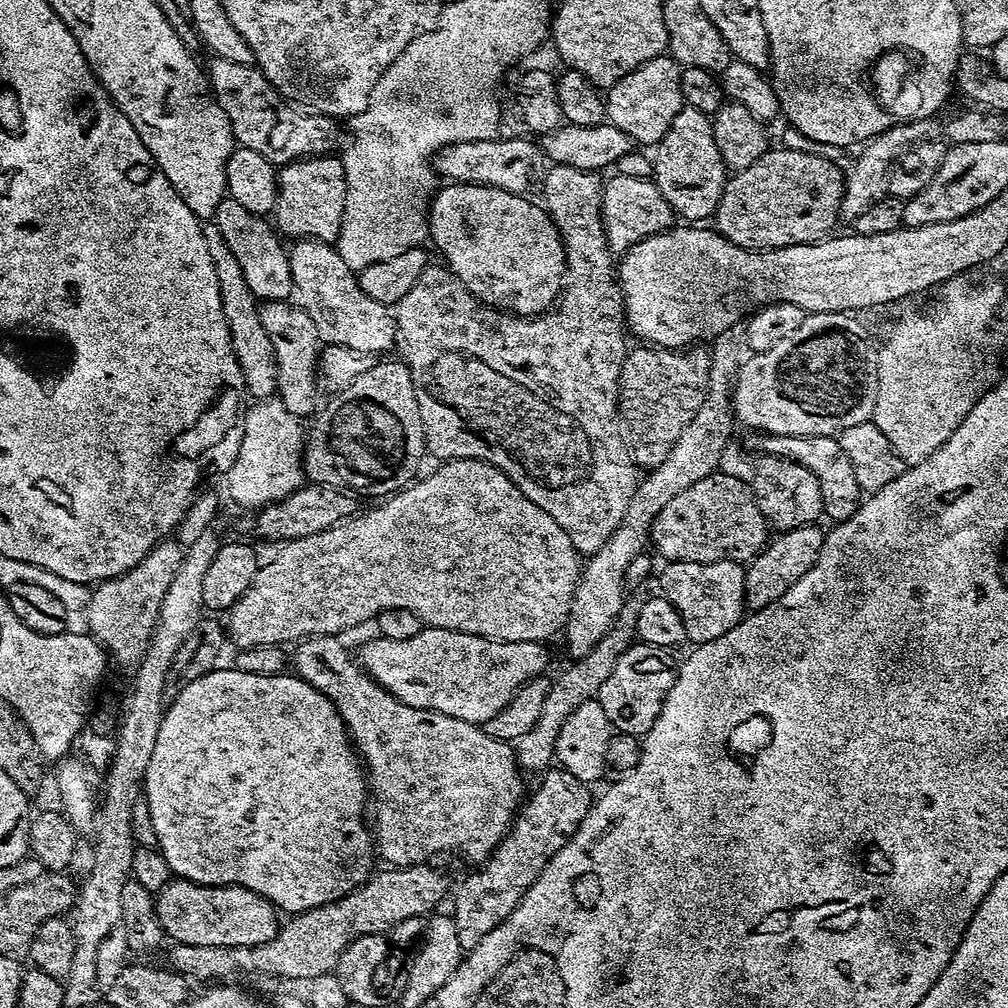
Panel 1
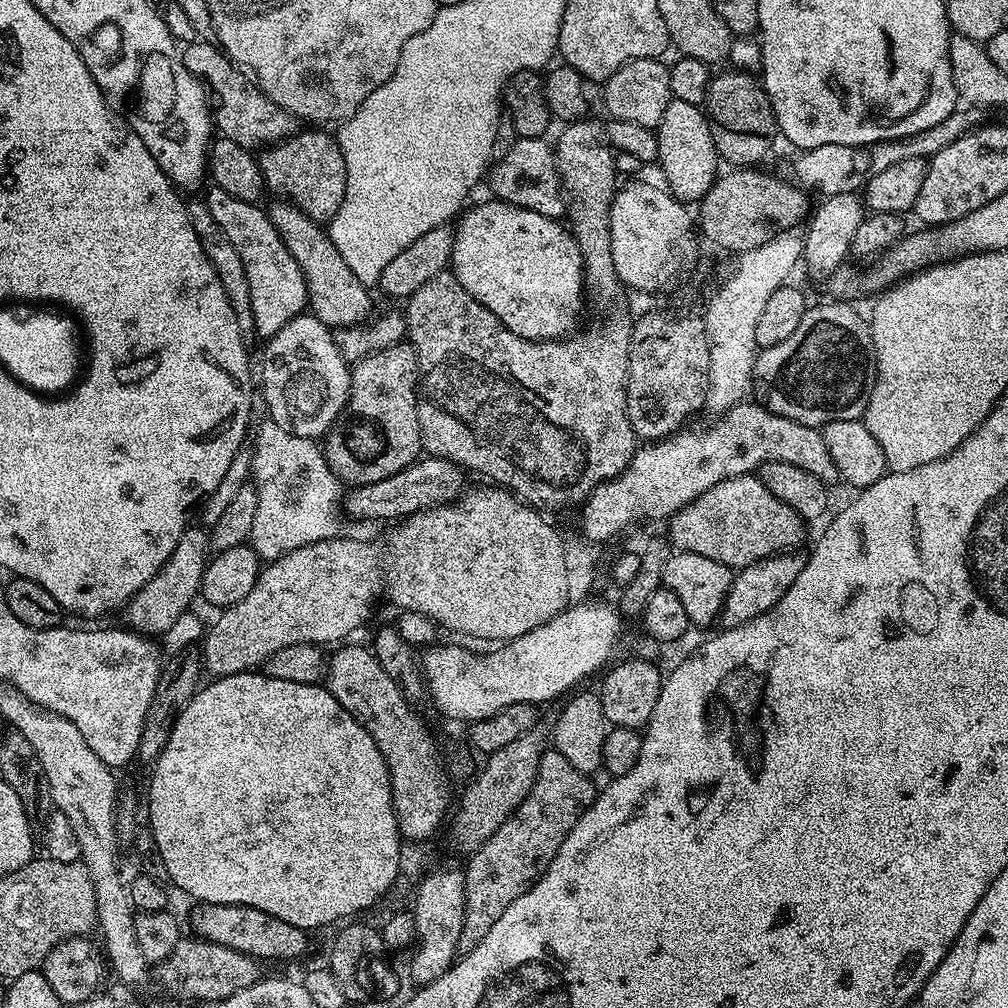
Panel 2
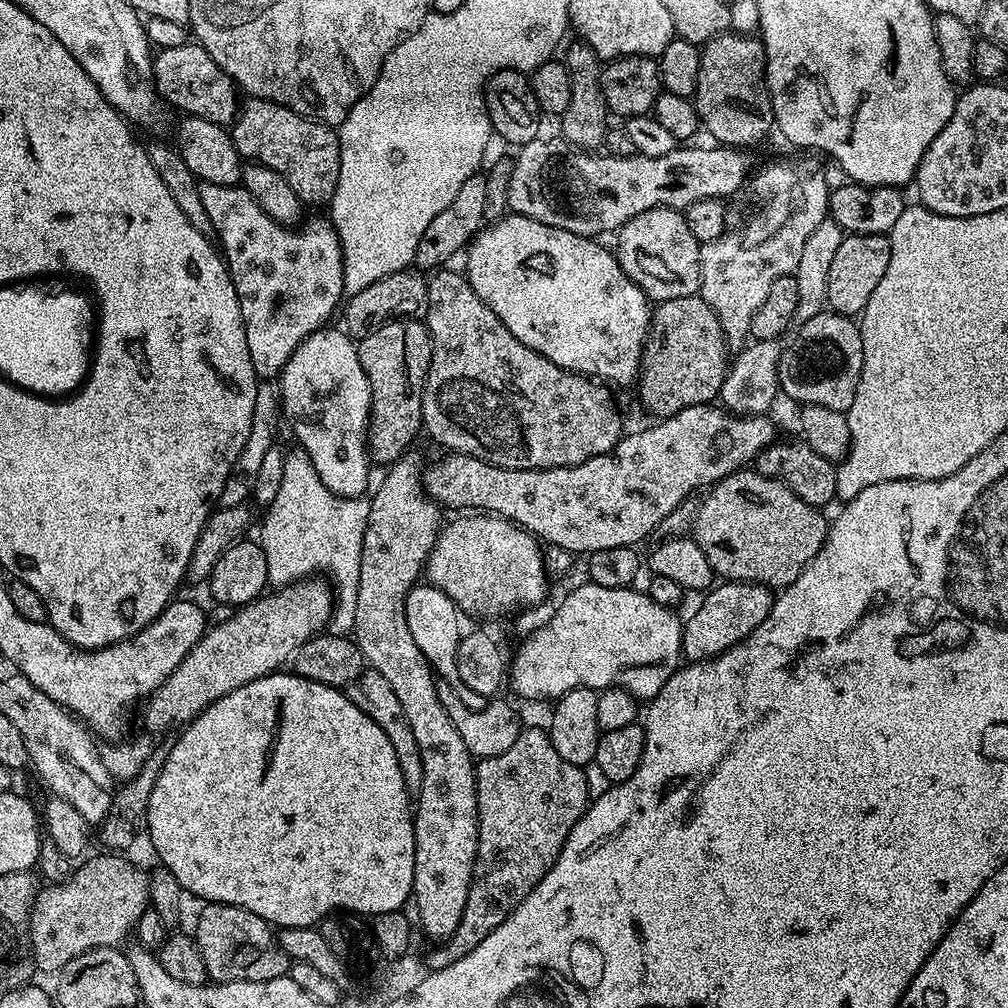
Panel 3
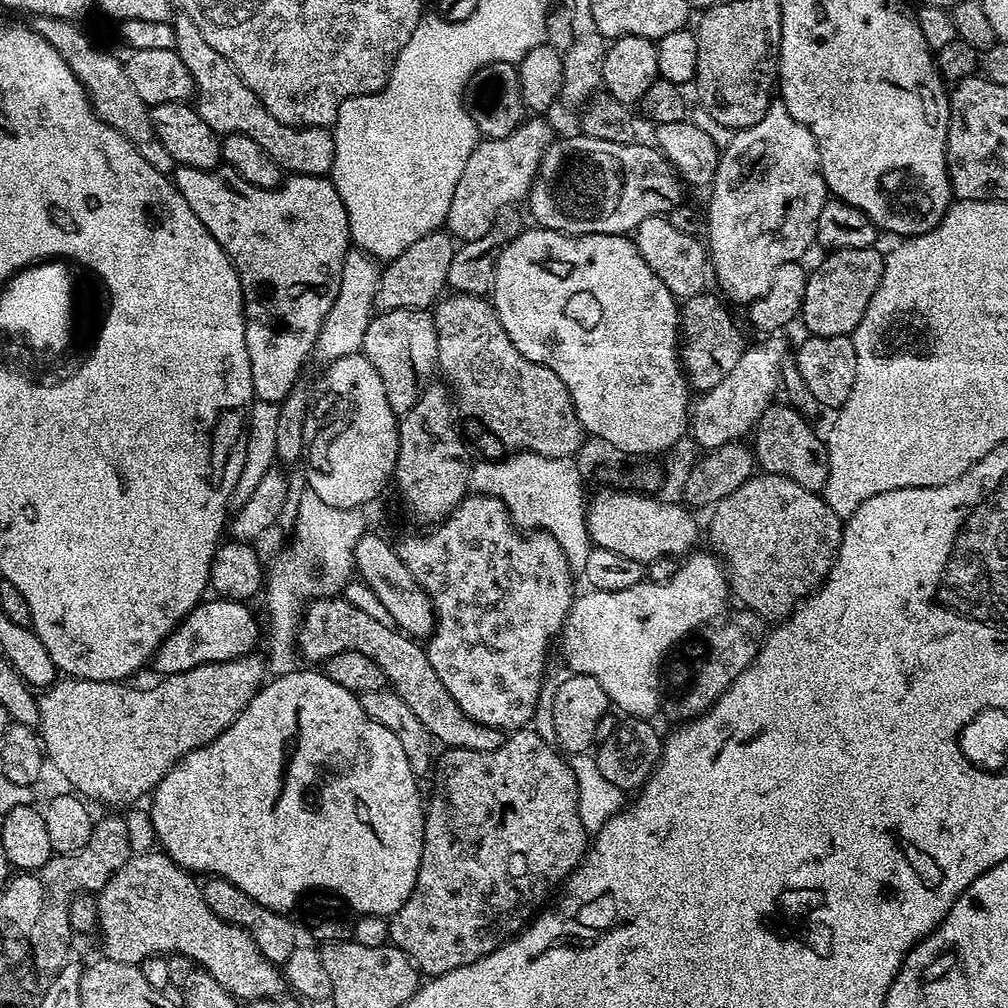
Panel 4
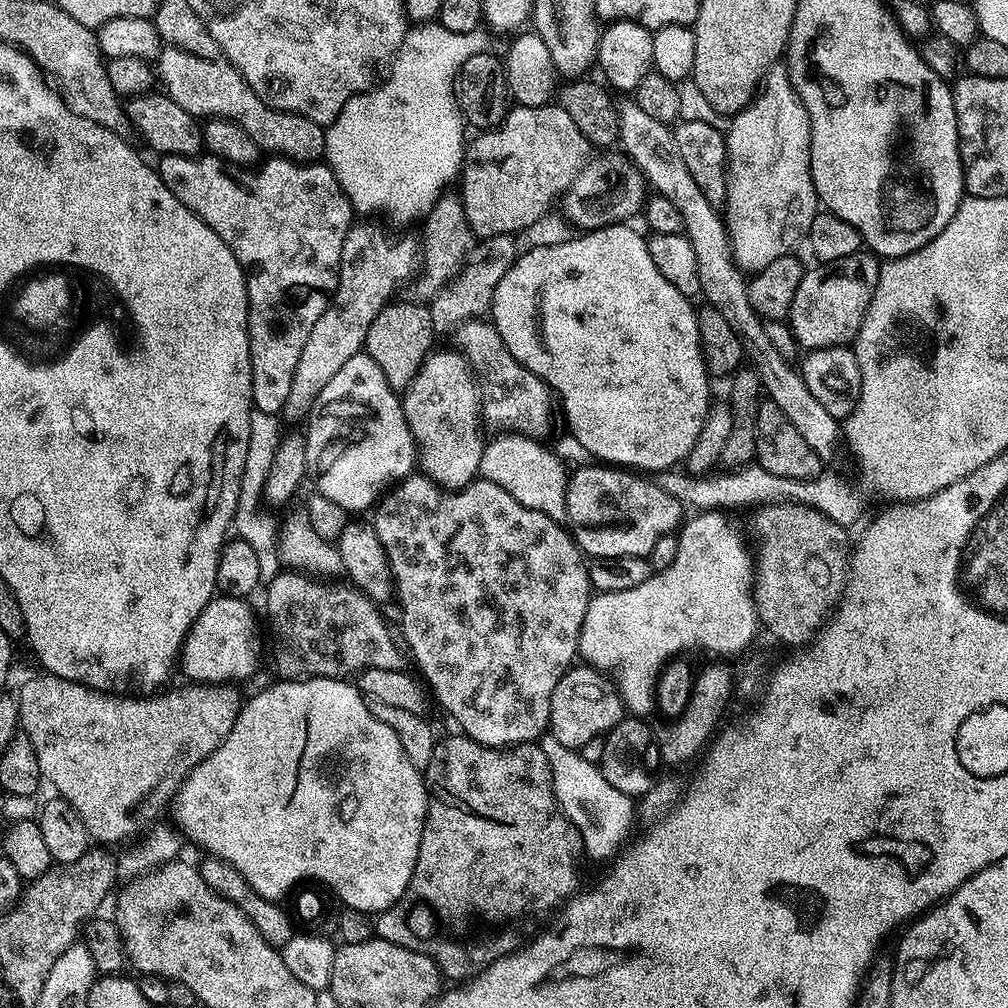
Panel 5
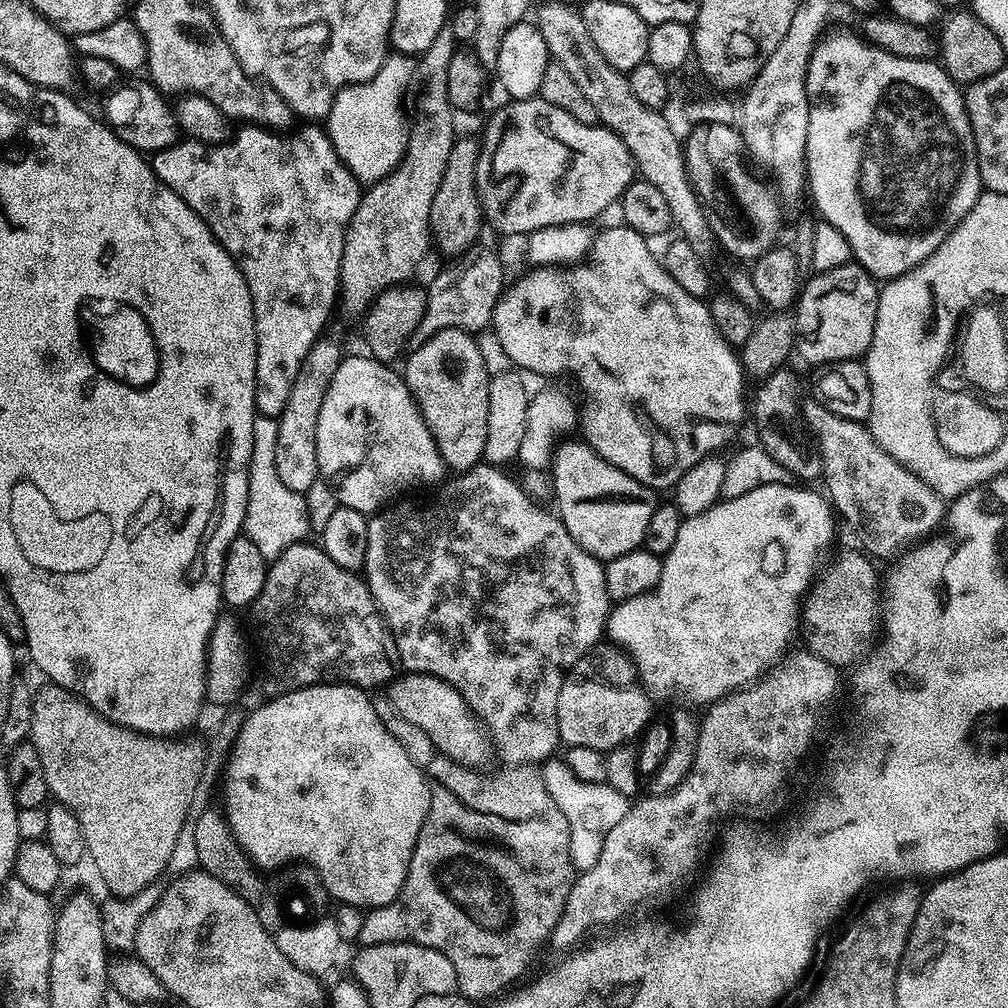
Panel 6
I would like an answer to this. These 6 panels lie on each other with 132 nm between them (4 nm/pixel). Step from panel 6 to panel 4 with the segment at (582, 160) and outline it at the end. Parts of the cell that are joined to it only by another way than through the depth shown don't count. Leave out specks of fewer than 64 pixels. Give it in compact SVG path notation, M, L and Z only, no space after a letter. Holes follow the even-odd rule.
M528 118L523 124L519 124L506 138L490 140L481 139L476 149L466 158L466 167L462 169L462 178L458 178L458 186L454 186L454 198L450 202L446 228L457 241L467 242L474 238L482 238L490 226L494 226L494 218L498 218L499 210L502 207L519 205L527 197L536 177L536 171L540 160L544 157L544 149L552 143L554 133L544 118Z

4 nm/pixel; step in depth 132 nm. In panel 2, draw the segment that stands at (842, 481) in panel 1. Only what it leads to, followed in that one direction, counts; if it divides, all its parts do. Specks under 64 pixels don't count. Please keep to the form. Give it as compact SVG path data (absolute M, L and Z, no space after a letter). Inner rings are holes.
M741 402L728 412L717 415L713 419L716 421L713 422L712 428L685 426L664 440L648 442L637 447L624 471L615 480L608 480L605 484L593 488L579 509L580 528L584 531L583 539L591 542L612 540L623 528L628 528L639 520L667 521L679 508L684 508L691 500L710 490L710 486L729 480L731 476L747 476L755 473L760 465L766 462L790 462L790 466L798 466L814 474L814 478L829 486L835 485L834 482L841 479L838 466L830 456L821 429L811 428L790 418L782 418L765 408L763 403L748 403Z

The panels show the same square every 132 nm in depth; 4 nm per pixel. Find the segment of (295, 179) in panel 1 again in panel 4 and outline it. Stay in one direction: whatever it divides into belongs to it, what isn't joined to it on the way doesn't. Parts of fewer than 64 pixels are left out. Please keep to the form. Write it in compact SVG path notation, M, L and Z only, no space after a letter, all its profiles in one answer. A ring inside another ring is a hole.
M177 15L172 29L176 43L174 51L178 58L182 58L186 70L190 70L196 113L202 118L202 122L206 122L206 126L210 126L210 130L221 137L246 134L246 138L254 138L254 142L258 142L258 146L262 146L262 150L266 150L266 154L270 154L270 158L274 158L274 162L278 162L285 173L323 177L331 173L334 135L329 129L301 128L278 122L278 118L274 118L274 114L270 114L266 106L262 106L254 90L250 90L250 86L242 82L234 66L230 66L230 62L226 62L226 58L222 58L222 54L218 54L218 50L214 50L214 46L210 46L206 38L202 38L202 30L198 30L198 26L194 26L188 16Z

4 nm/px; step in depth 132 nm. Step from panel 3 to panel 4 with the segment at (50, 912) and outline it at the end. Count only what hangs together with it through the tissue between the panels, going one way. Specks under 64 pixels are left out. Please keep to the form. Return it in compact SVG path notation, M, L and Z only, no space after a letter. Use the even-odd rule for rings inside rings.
M153 850L150 852L141 852L128 857L128 861L120 867L112 877L106 882L106 886L100 889L94 900L97 904L97 918L99 920L98 935L104 943L103 955L114 962L126 962L127 964L141 964L147 956L162 956L165 954L175 954L177 957L183 958L193 965L199 966L203 971L208 972L215 980L228 991L229 996L236 997L237 1001L247 1002L249 1000L270 1000L281 995L280 991L285 991L286 981L284 973L275 964L271 964L269 960L258 950L258 946L253 942L252 936L248 932L243 932L237 924L226 922L222 918L218 918L218 914L214 914L214 910L210 910L210 906L206 906L206 898L201 881L197 879L193 873L187 868L179 868L178 865L171 860L163 850Z

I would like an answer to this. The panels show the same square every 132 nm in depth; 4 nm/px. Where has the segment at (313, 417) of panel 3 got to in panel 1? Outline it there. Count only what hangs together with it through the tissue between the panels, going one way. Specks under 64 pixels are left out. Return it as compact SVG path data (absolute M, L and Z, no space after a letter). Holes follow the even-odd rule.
M266 300L259 305L260 321L266 329L266 334L270 334L270 346L274 346L274 358L276 359L276 387L278 389L278 399L290 410L290 414L301 418L308 418L313 415L312 398L318 373L316 371L316 362L322 347L322 341L314 322L310 322L310 314L301 308L299 303L289 302L288 300Z

